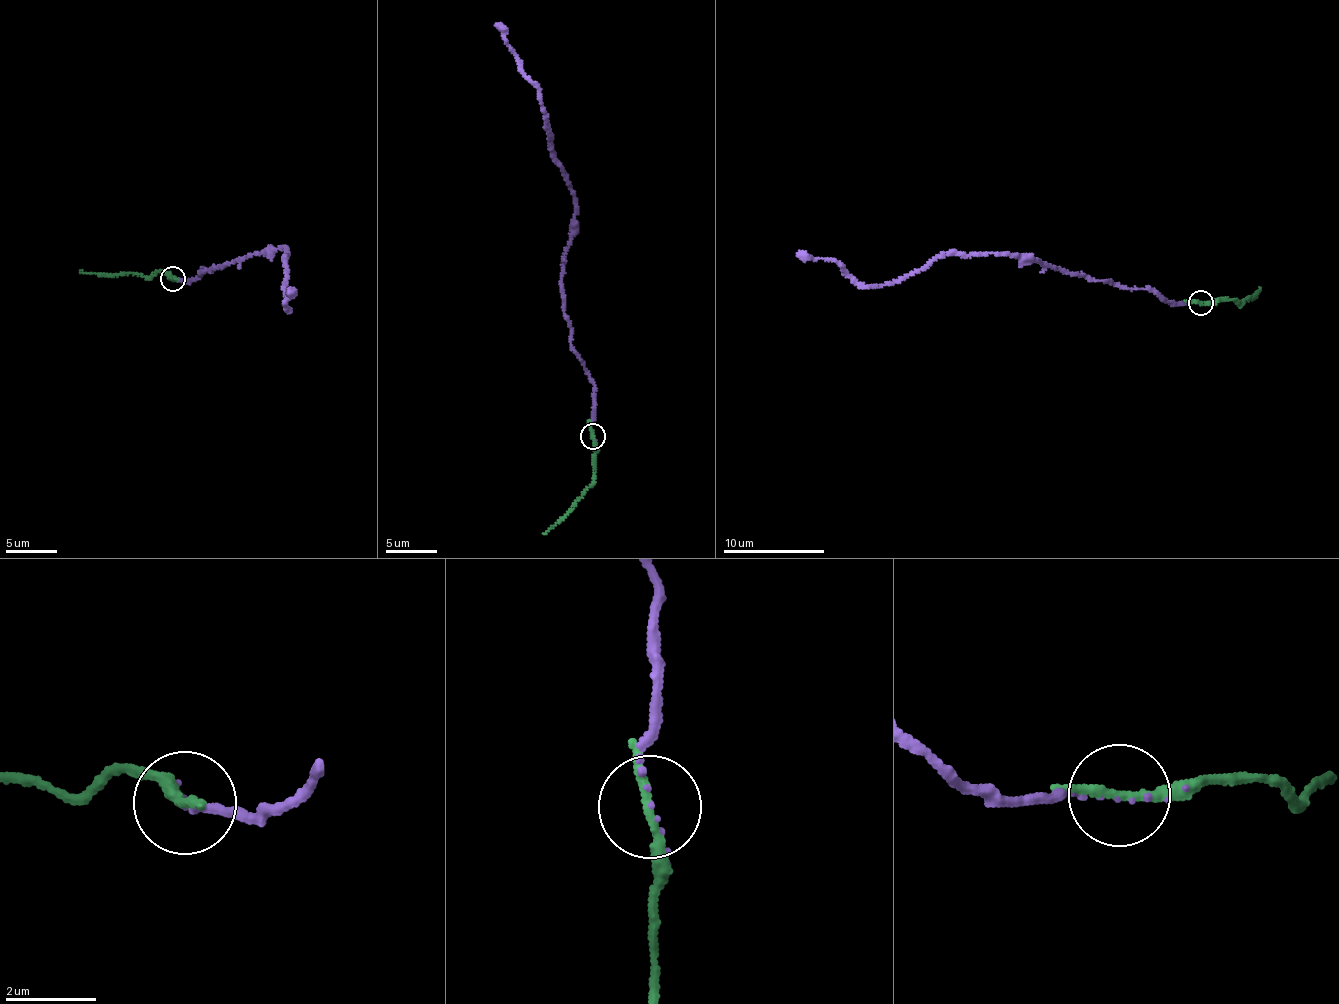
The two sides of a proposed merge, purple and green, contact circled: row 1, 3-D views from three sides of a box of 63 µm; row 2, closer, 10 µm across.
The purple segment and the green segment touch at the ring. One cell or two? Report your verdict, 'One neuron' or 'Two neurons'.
One neuron

